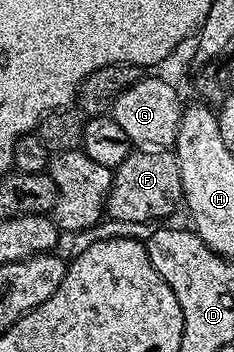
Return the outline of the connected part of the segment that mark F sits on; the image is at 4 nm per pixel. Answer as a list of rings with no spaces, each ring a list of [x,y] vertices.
[[[132,151],[112,174],[112,185],[108,188],[106,213],[116,221],[152,221],[155,217],[168,217],[181,204],[184,192],[178,175],[176,154],[172,151]]]

